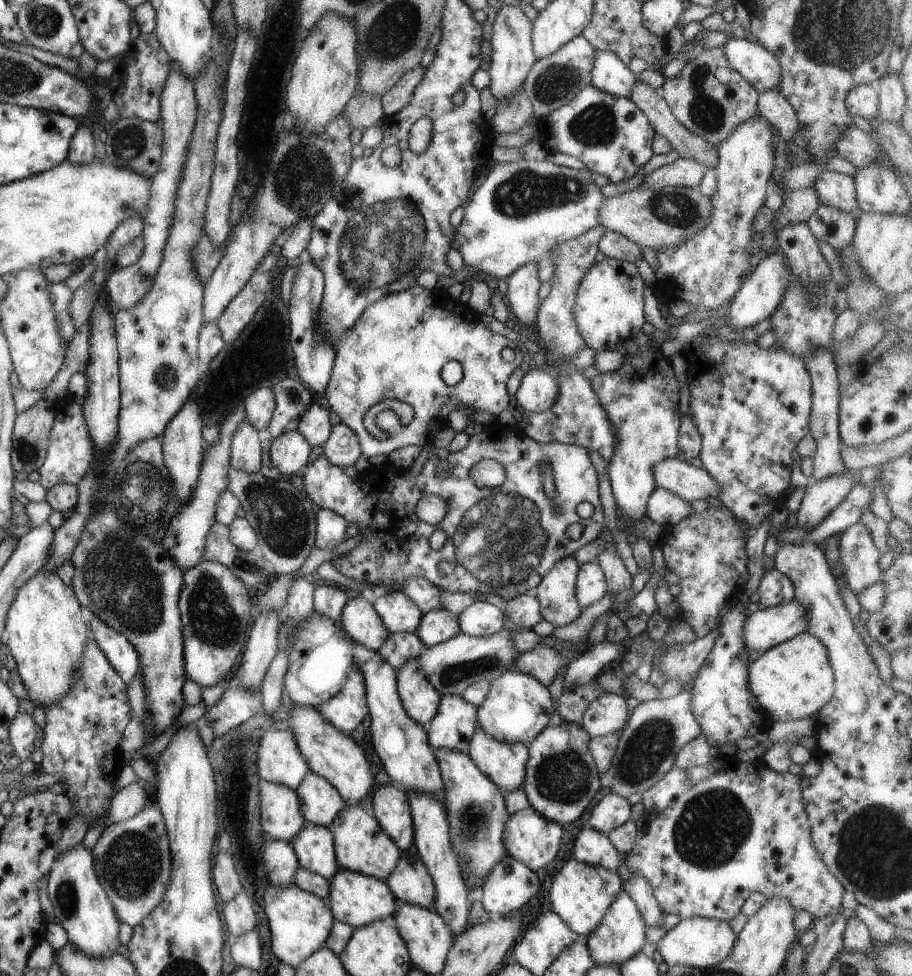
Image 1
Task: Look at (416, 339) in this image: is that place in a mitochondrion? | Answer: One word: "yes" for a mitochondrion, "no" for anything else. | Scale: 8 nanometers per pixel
no

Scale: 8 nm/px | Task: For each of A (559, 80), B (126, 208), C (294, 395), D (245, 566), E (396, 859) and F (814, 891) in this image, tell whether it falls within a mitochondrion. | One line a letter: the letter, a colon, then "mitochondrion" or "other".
A: mitochondrion
B: mitochondrion
C: other
D: mitochondrion
E: other
F: other

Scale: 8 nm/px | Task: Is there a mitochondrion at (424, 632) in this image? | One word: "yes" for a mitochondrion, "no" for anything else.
no

